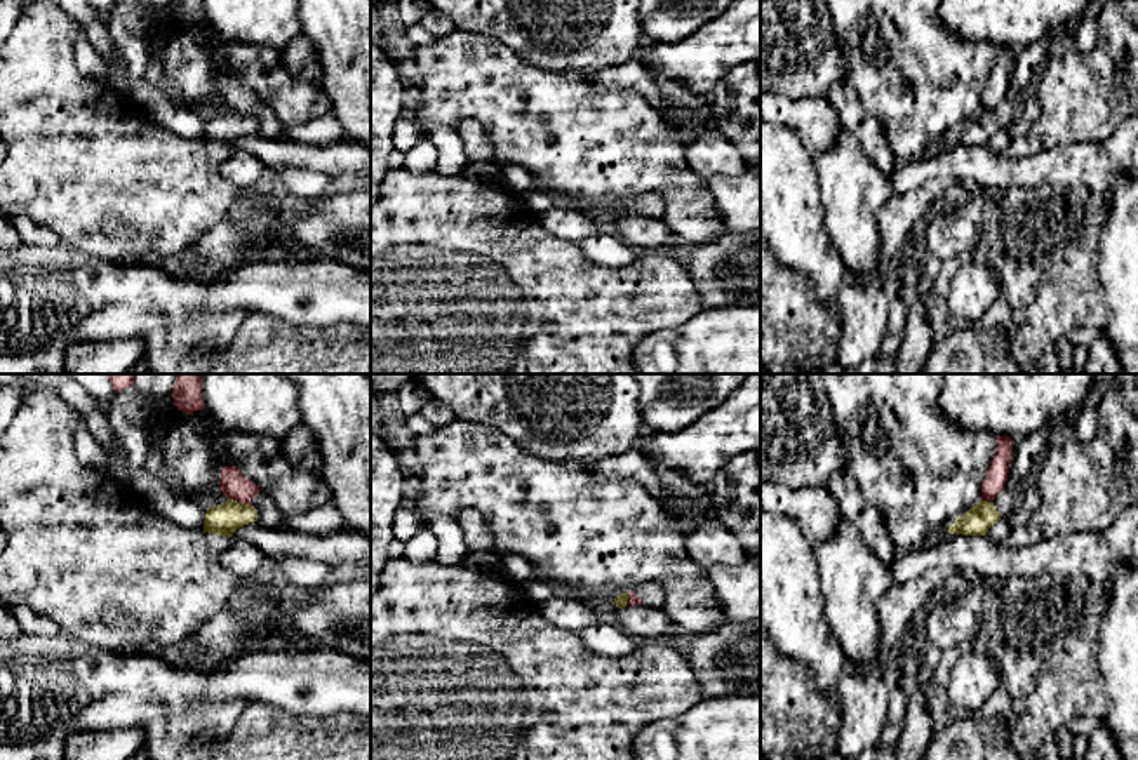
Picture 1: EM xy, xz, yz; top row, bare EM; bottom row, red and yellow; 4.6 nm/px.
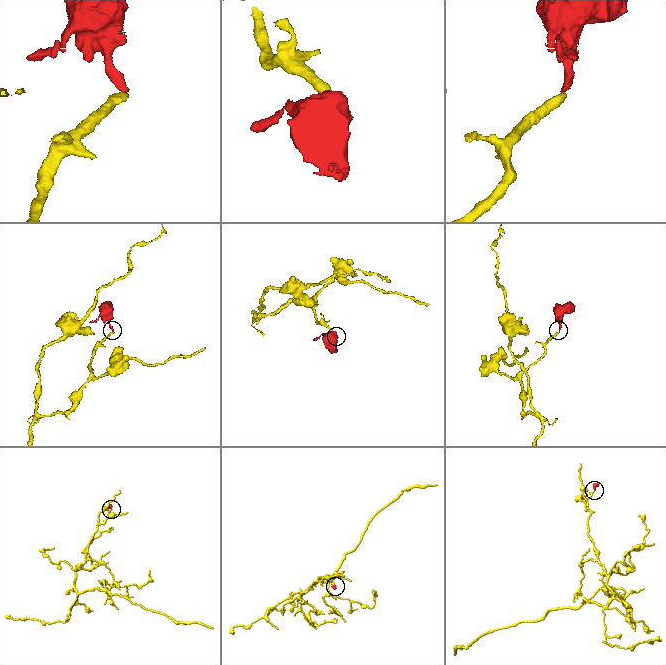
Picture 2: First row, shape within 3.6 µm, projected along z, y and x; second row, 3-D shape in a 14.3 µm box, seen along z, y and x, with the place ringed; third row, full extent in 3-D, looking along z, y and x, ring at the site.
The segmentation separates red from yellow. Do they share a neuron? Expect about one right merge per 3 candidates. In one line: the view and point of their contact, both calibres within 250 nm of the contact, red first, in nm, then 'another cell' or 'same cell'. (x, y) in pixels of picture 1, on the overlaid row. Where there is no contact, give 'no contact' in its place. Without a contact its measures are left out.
xy (240, 501) | 140/150 nm | another cell

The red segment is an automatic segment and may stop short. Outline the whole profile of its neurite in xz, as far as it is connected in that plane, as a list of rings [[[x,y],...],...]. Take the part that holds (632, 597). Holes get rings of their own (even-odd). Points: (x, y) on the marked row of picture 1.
[[[646,583],[628,593],[626,605],[646,605],[646,607],[663,609],[663,603],[665,603],[663,588],[656,583]]]

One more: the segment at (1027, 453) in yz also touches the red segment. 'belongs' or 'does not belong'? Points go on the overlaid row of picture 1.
does not belong

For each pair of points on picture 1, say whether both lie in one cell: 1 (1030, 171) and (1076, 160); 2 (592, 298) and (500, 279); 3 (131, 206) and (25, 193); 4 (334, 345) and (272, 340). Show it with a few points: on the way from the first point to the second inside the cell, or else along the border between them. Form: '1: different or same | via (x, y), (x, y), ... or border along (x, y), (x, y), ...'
1: same | via (1041, 167), (1065, 166)
2: same | via (569, 298), (522, 296)
3: same | via (105, 193), (51, 193)
4: same | via (319, 345), (287, 345)

